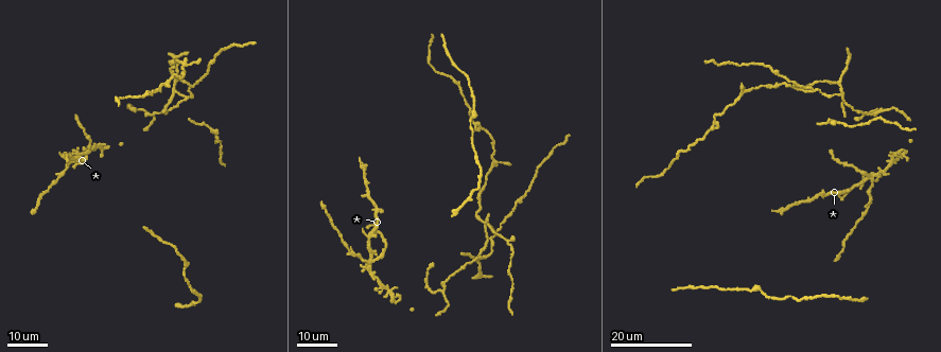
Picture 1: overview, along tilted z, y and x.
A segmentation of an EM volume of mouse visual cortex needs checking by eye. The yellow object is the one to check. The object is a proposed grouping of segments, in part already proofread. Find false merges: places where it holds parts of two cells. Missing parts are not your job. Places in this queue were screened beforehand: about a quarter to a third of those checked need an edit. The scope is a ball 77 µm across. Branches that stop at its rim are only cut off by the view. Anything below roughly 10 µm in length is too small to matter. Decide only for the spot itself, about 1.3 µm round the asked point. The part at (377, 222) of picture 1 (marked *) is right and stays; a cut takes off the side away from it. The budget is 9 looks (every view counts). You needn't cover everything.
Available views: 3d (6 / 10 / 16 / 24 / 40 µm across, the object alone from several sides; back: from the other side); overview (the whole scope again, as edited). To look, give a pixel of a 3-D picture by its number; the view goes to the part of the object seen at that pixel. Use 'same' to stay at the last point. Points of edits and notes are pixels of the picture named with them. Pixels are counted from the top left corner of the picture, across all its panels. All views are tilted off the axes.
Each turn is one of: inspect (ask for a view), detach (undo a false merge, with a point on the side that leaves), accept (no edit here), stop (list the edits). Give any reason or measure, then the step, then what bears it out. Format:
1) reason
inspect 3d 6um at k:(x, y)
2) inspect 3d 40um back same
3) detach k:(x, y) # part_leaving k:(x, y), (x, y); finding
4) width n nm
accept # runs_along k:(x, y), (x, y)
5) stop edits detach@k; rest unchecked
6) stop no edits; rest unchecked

four or more arms meet
inspect 3d 24um at 1:(870, 179)

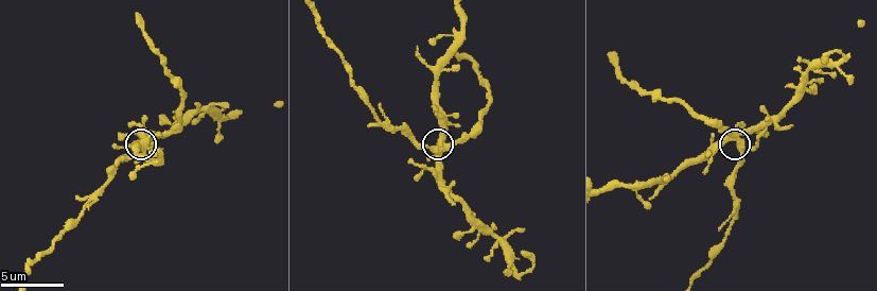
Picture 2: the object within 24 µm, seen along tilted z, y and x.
zoom in
inspect 3d 6um at 2:(444, 146)

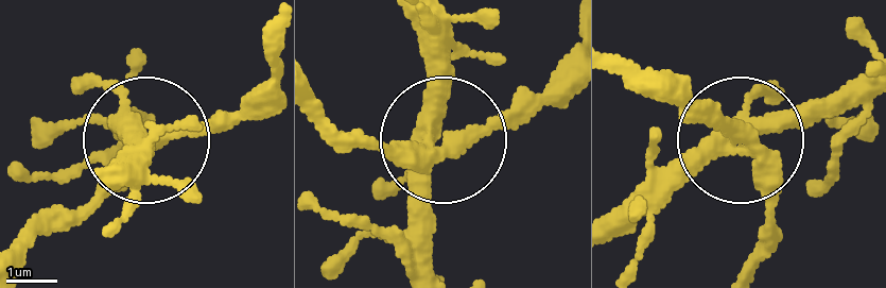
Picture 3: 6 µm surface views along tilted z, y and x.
detach 3:(99, 205) # part_leaving 3:(428, 133), (371, 150), (315, 98); a second cell is stuck on

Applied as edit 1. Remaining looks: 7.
three-way junction
inspect 3d 24um at 1:(443, 290)

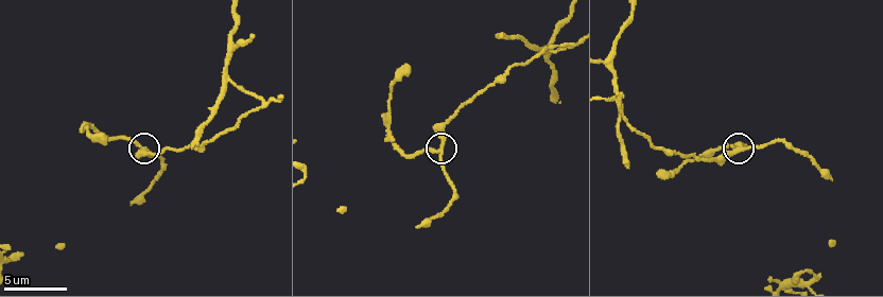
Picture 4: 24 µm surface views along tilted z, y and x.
inspect 3d 6um at 4:(438, 150)

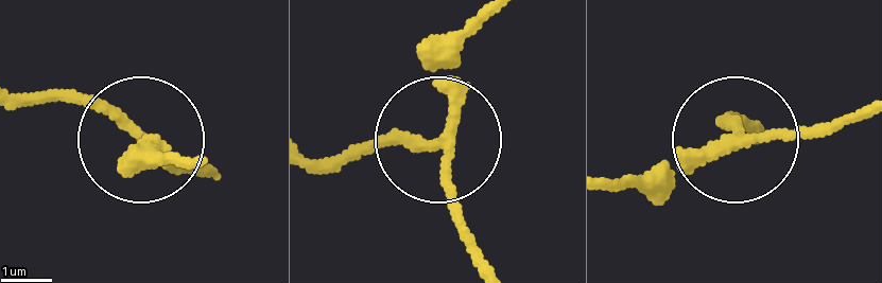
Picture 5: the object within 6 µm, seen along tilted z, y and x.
arms 3
accept # all the same cell

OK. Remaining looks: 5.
branch point
inspect 3d 10um at 4:(575, 45)

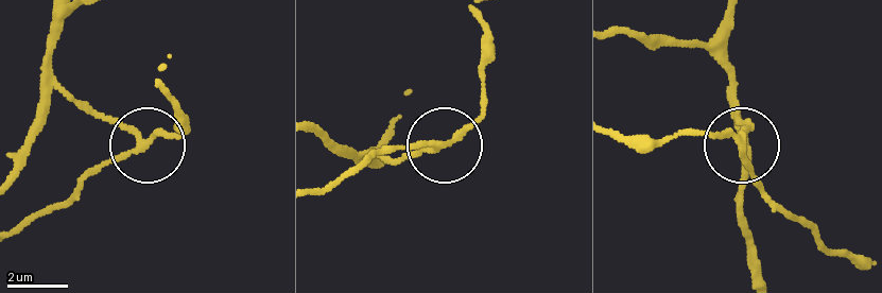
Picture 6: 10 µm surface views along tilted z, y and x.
inspect 3d 6um at 6:(143, 142)

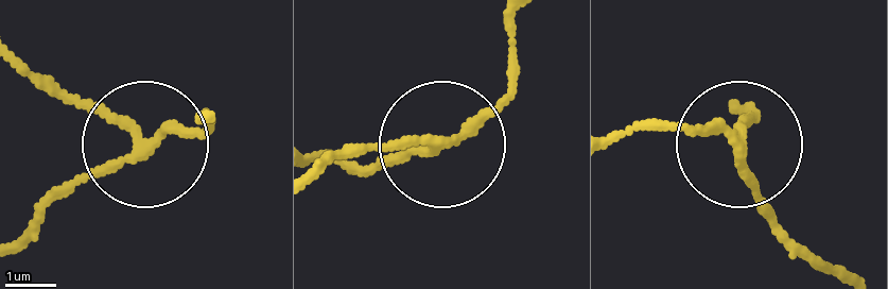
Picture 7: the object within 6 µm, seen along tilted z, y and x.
arms 3
detach 7:(83, 106) # a second cell is stuck on

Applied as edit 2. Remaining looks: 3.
a fork
inspect 3d 16um at 1:(814, 92)

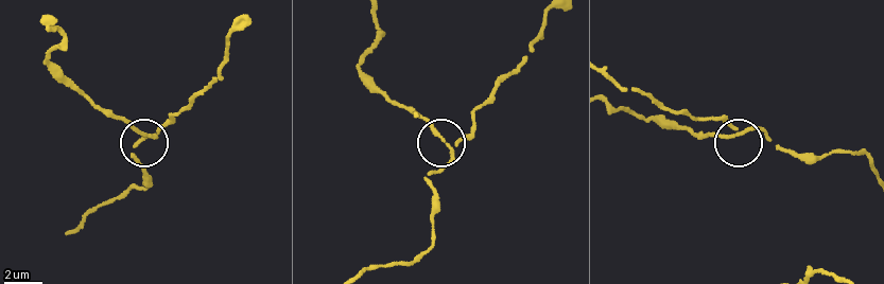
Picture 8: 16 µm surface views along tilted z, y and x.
closer look
inspect 3d 10um at 8:(742, 130)

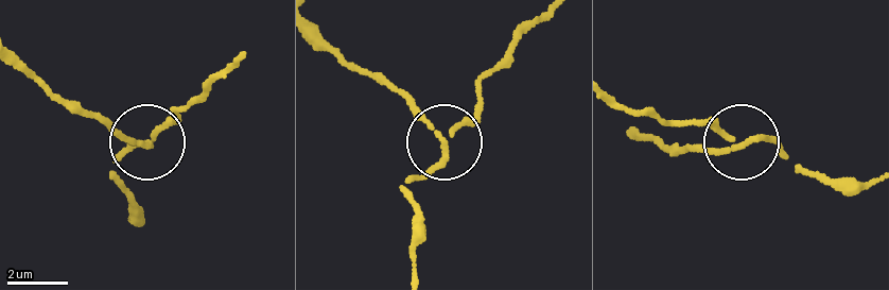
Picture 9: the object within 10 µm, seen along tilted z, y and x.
detach 9:(117, 130) # part_leaving 9:(145, 140), (65, 108), (23, 69); a second cell is stuck on

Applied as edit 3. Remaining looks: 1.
stop edits detach@3, detach@7, detach@9; rest unchecked

